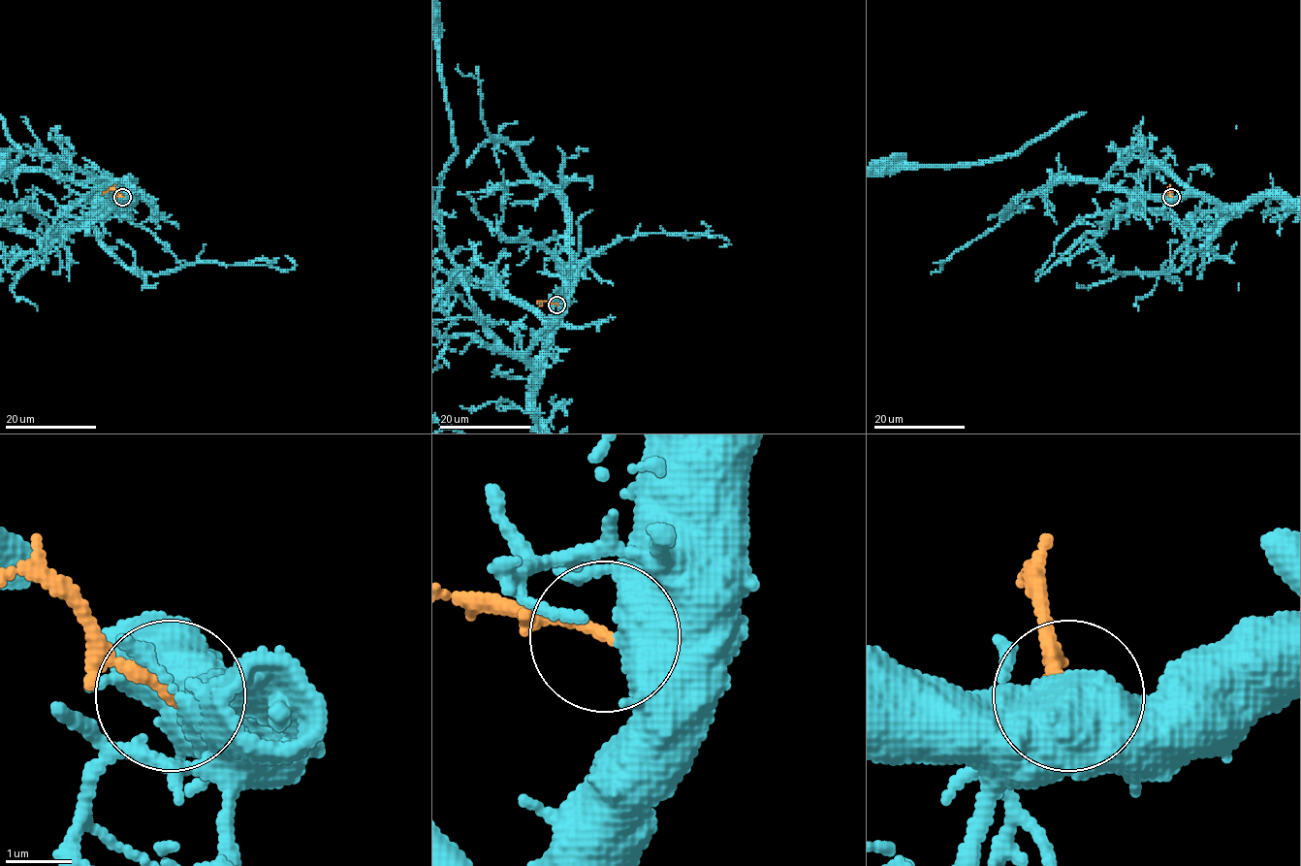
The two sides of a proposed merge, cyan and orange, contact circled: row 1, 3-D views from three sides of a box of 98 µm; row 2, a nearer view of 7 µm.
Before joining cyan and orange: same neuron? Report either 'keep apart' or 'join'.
join

